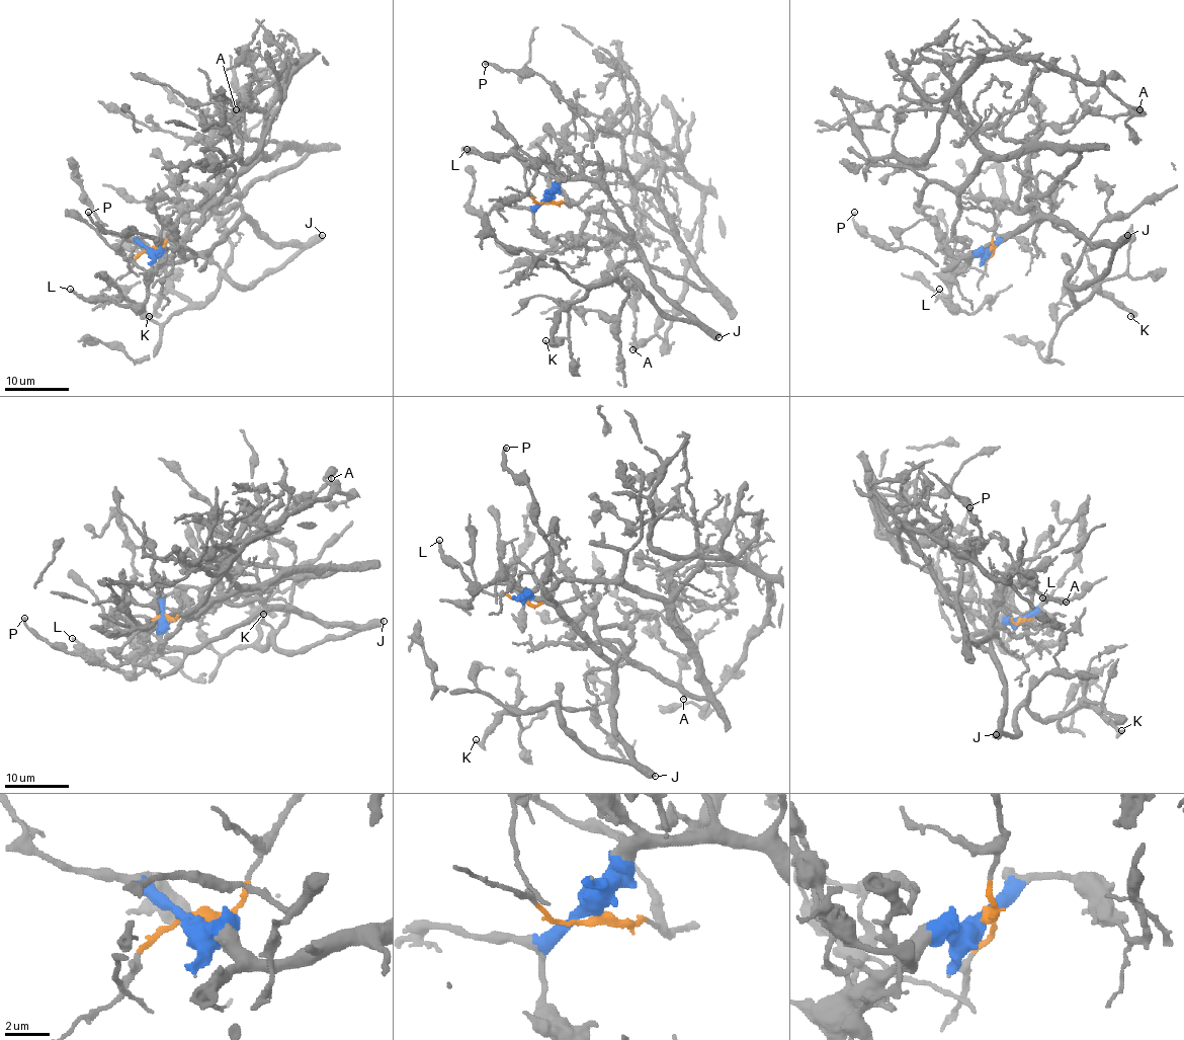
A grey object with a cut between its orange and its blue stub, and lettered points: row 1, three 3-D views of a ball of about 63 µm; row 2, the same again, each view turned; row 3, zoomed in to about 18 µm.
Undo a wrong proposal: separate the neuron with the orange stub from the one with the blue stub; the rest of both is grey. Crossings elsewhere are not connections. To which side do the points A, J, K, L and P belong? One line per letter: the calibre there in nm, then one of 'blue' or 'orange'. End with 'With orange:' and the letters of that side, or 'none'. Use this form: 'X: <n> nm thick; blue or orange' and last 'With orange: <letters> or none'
A: 200 nm thick; blue
J: 600 nm thick; blue
K: 220 nm thick; blue
L: 190 nm thick; blue
P: 240 nm thick; blue
With orange: none

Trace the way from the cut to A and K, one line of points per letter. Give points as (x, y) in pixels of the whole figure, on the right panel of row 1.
A: (991, 248), (1035, 217), (1035, 206), (1018, 209), (1046, 125), (1068, 132), (1088, 112), (1139, 109)
K: (991, 248), (1038, 218), (1103, 242), (1112, 261), (1068, 291), (1129, 316)

